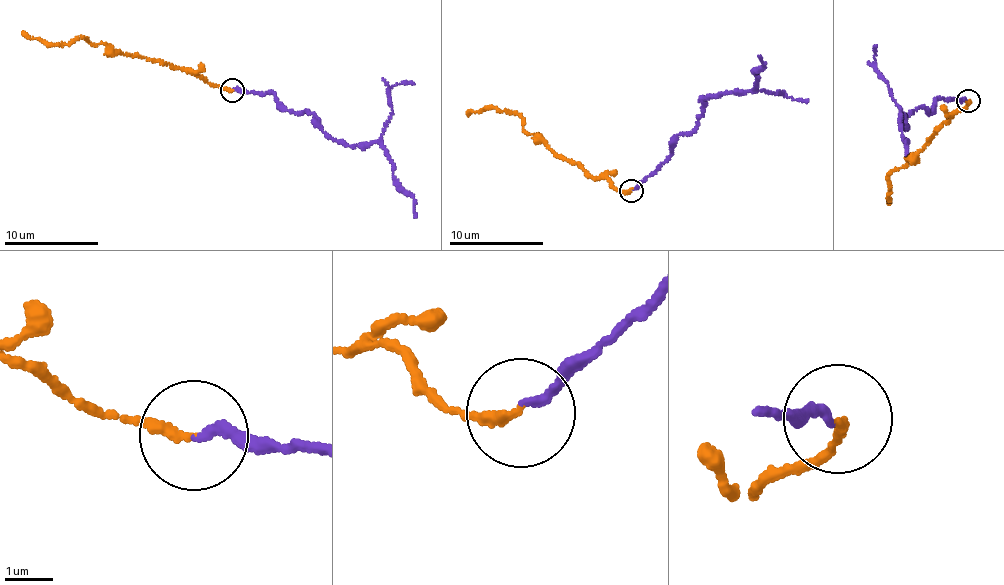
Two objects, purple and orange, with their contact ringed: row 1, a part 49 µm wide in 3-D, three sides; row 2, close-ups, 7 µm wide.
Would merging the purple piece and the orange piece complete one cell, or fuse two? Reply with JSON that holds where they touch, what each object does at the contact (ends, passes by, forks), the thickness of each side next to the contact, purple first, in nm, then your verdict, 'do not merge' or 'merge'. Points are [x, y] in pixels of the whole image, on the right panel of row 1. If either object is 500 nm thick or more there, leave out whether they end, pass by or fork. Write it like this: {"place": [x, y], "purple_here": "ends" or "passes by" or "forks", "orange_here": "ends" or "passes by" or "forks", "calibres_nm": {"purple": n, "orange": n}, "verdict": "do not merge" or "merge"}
{"place": [968, 101], "purple_here": "ends", "orange_here": "ends", "calibres_nm": {"purple": 160, "orange": 180}, "verdict": "do not merge"}

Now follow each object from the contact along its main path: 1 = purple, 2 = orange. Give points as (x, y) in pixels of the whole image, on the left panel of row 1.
1: (233, 88), (314, 114), (350, 147), (377, 142), (416, 217)
2: (231, 90), (184, 70), (88, 42), (85, 37), (47, 45), (23, 31)

